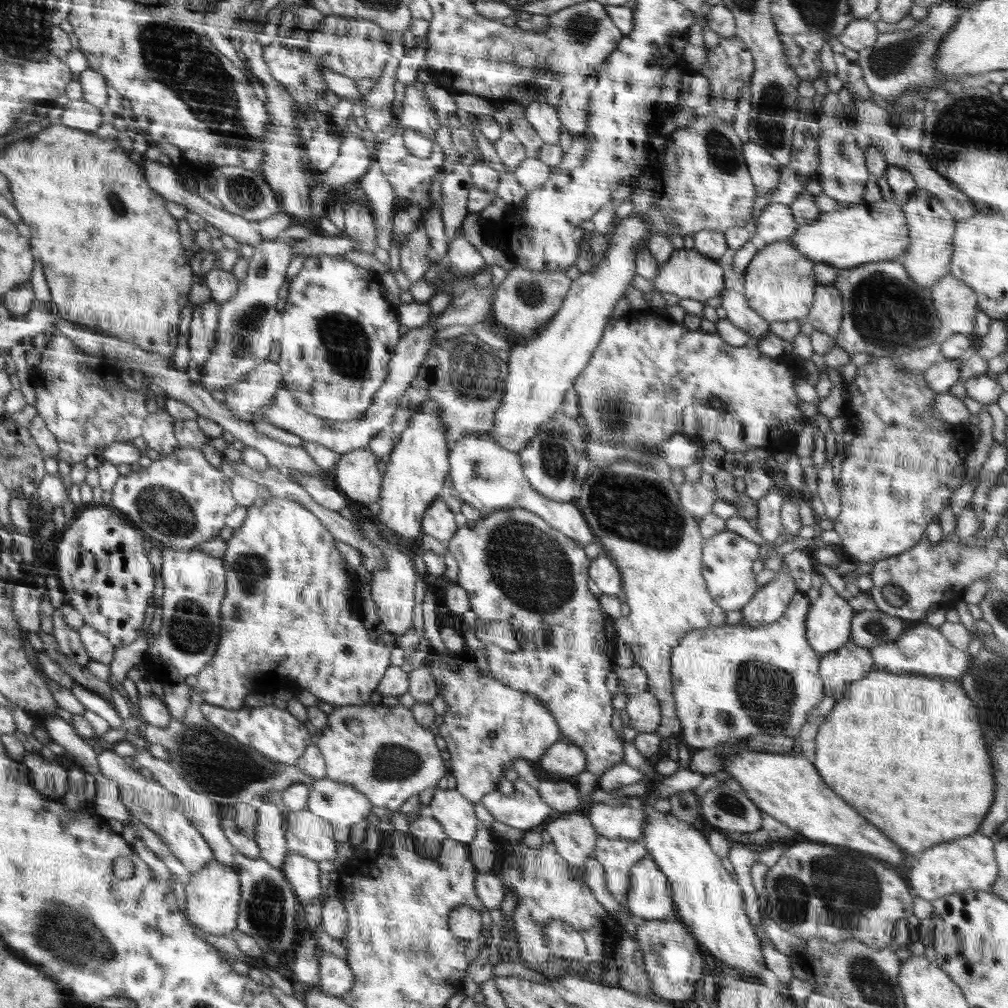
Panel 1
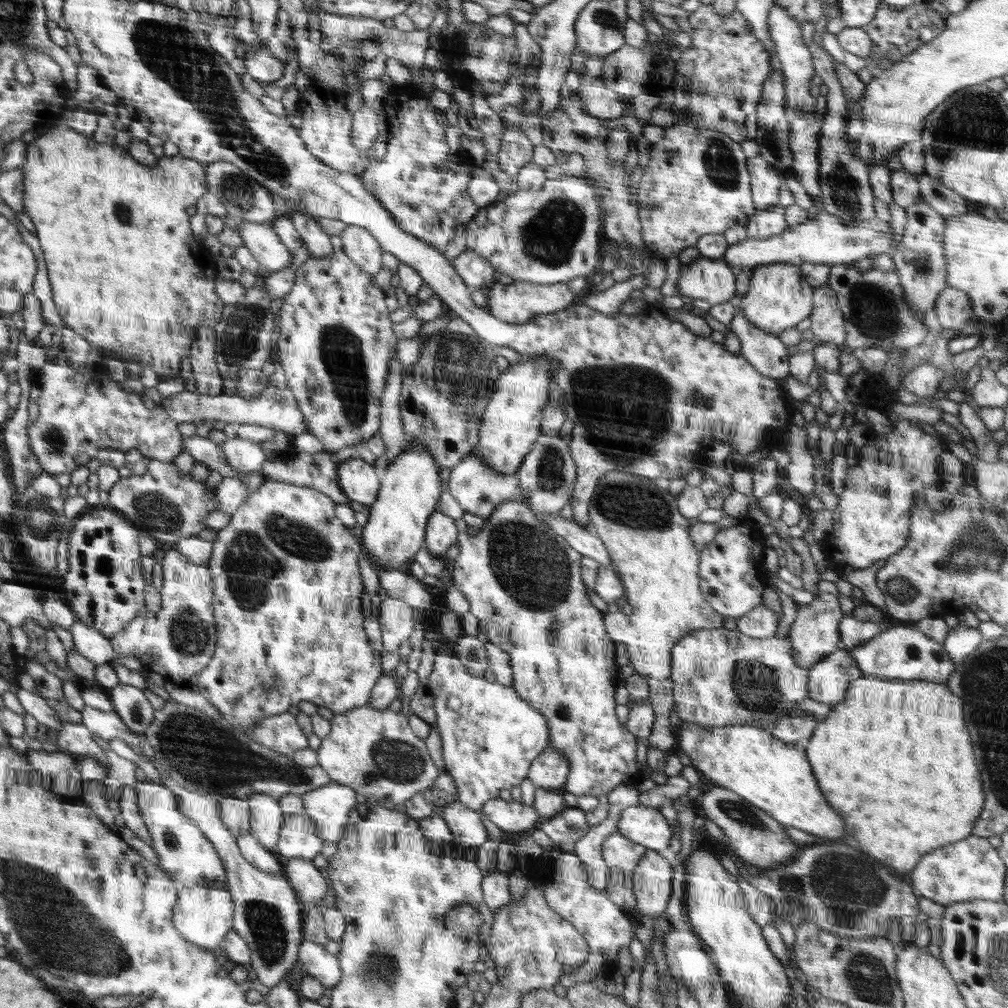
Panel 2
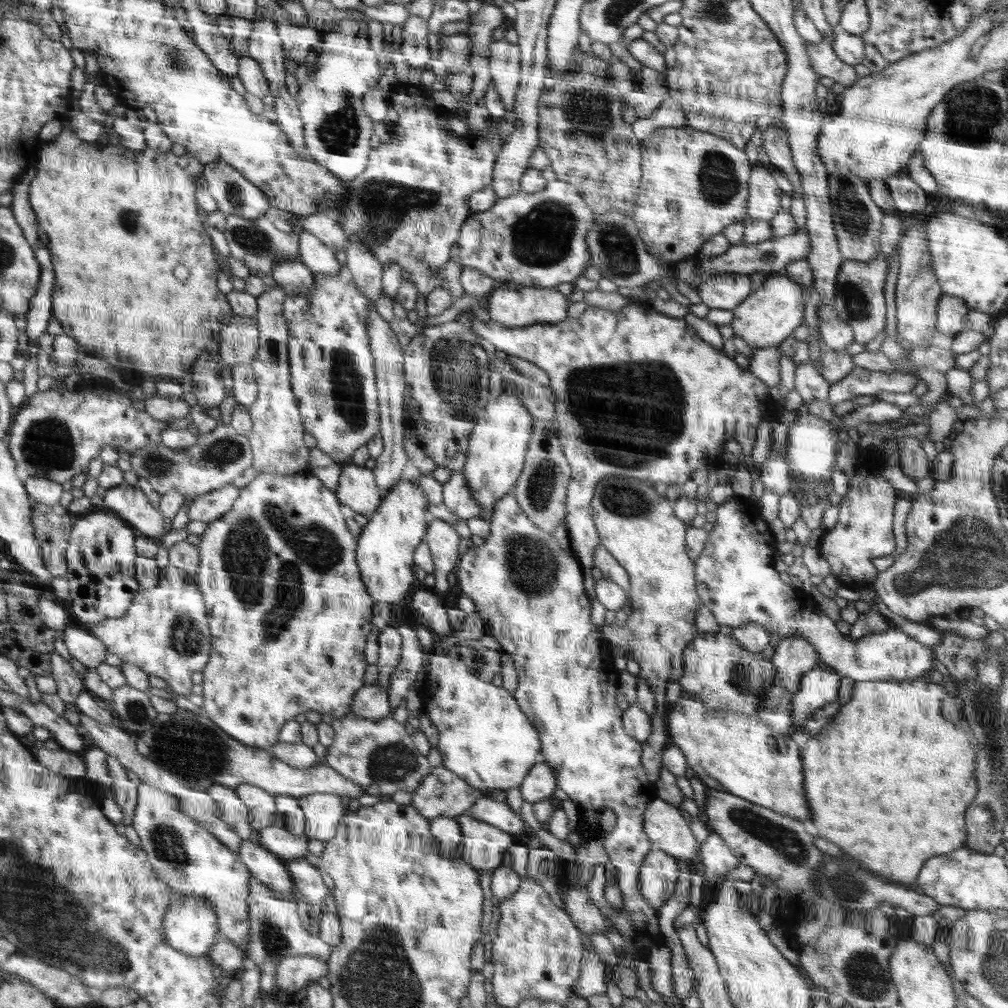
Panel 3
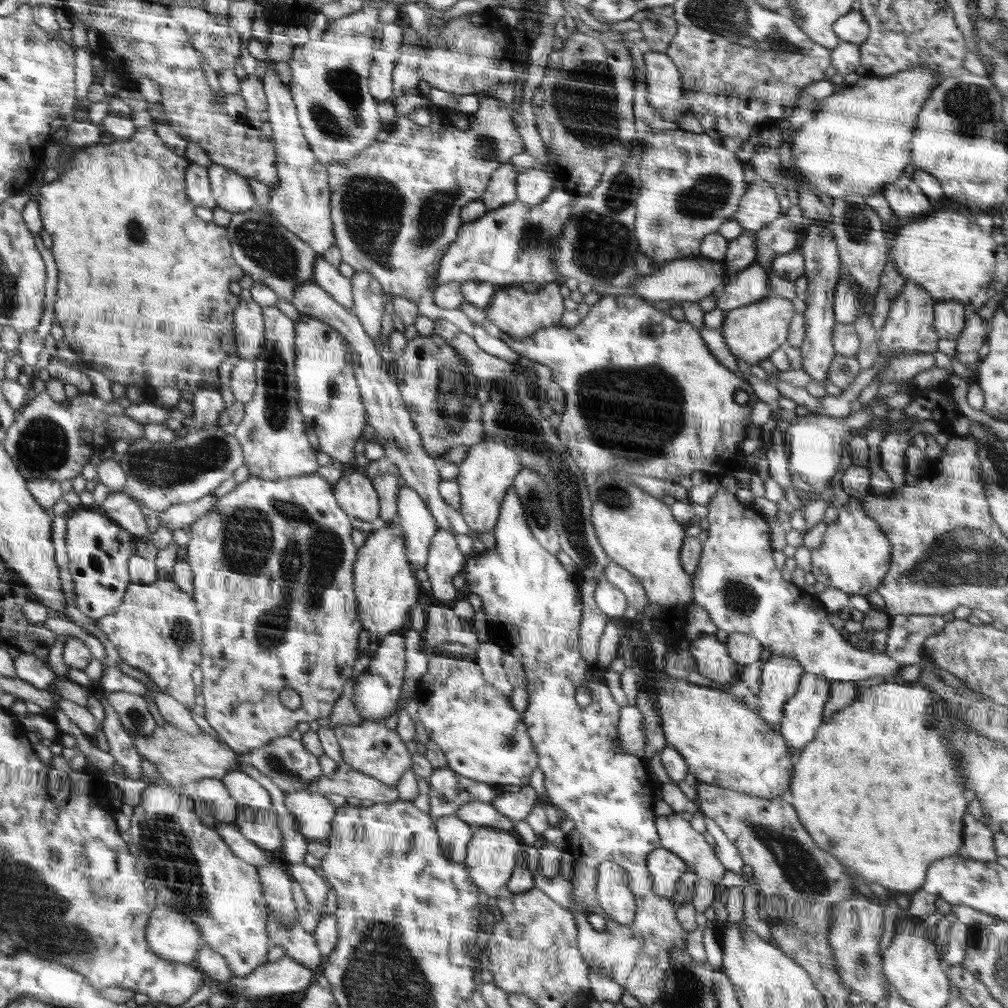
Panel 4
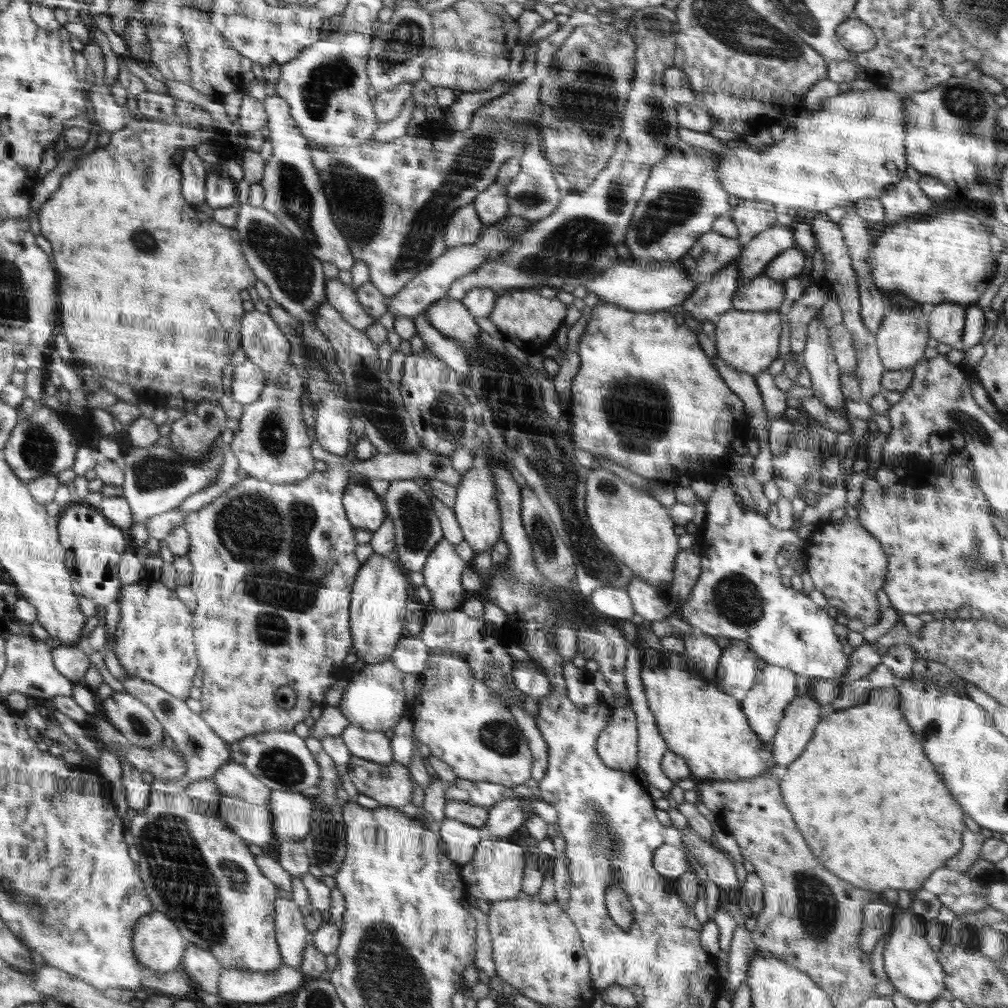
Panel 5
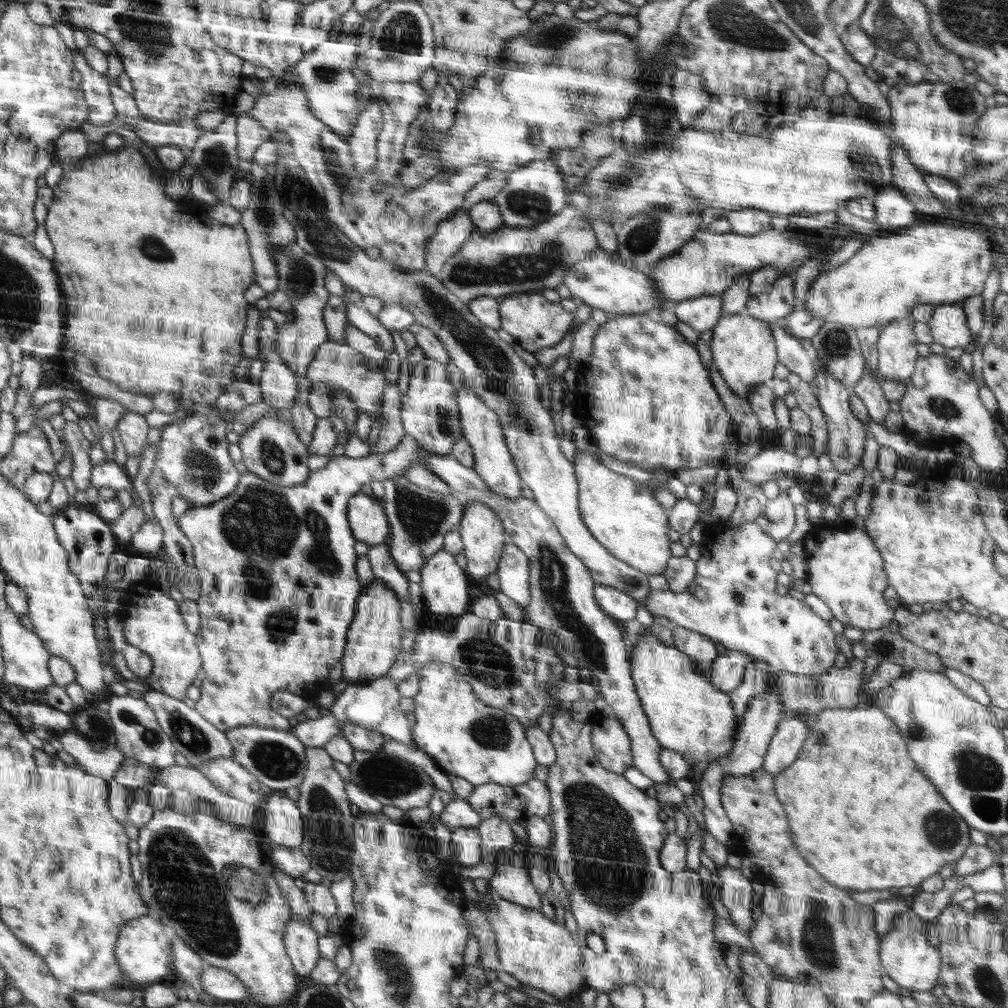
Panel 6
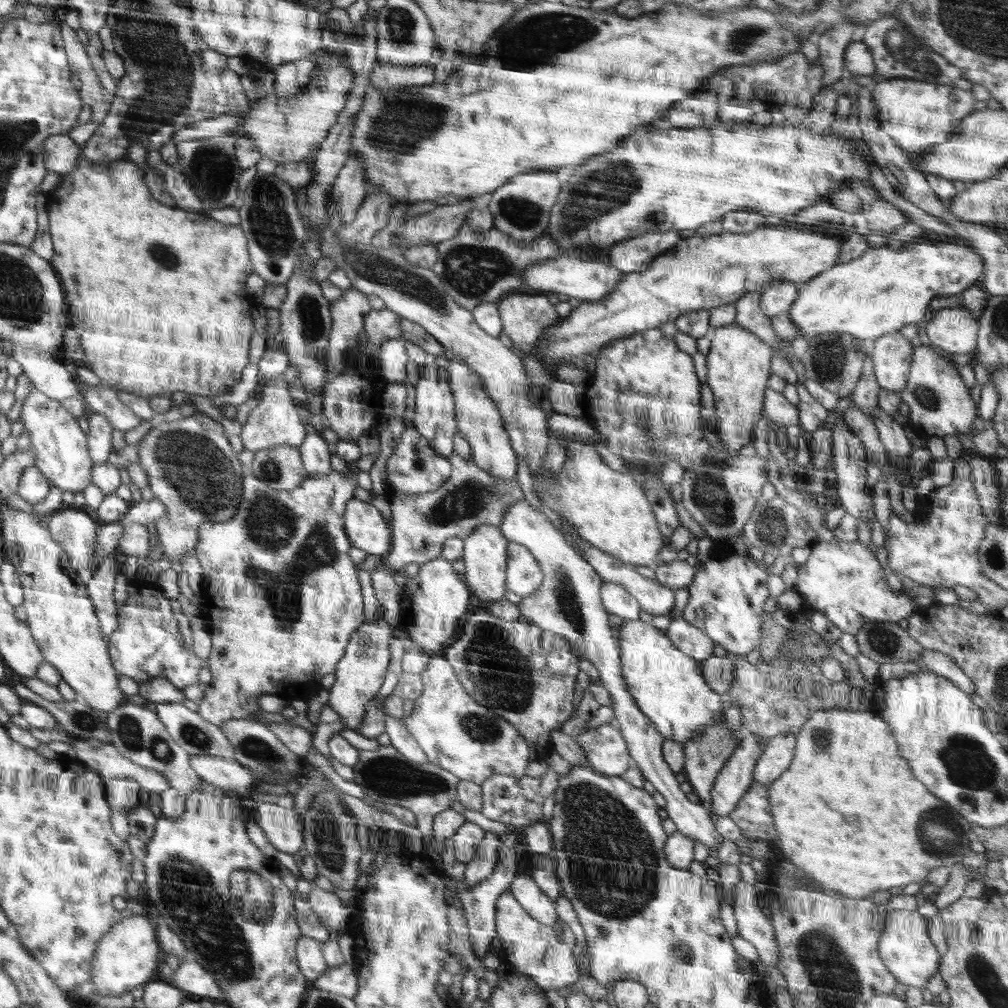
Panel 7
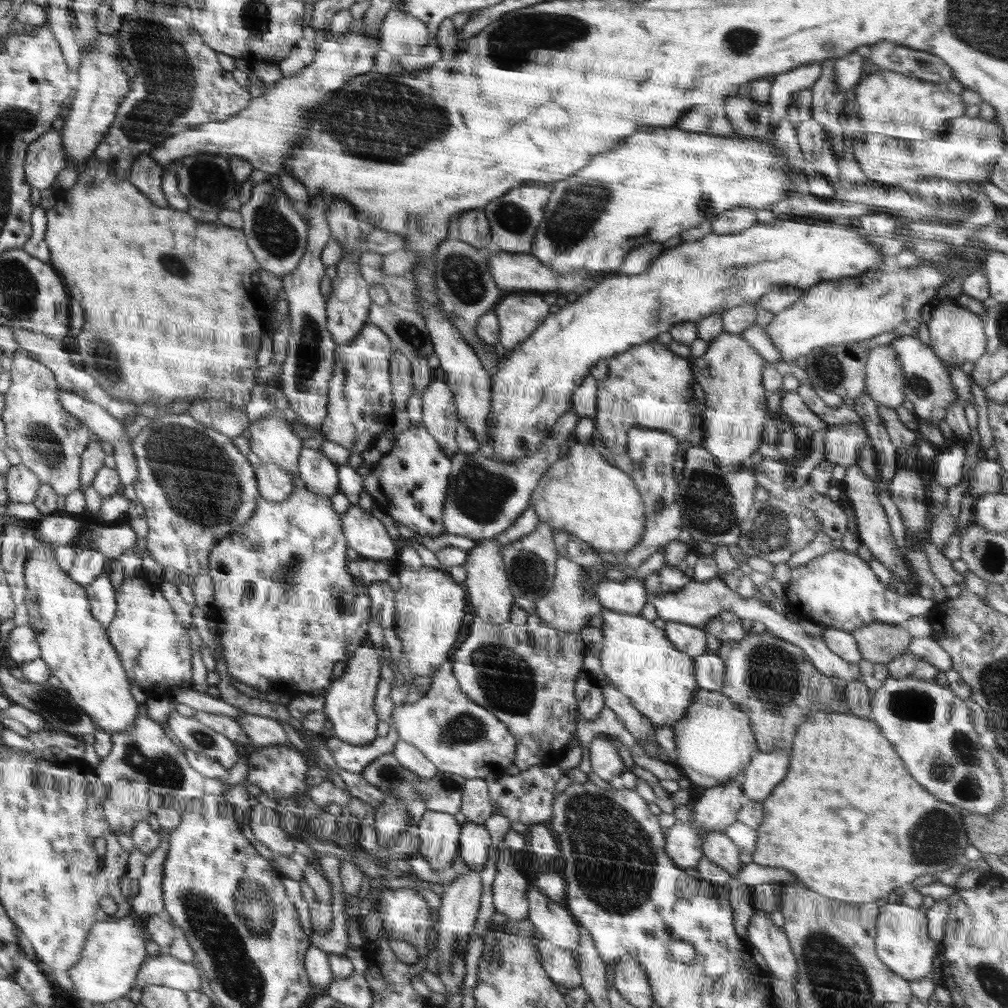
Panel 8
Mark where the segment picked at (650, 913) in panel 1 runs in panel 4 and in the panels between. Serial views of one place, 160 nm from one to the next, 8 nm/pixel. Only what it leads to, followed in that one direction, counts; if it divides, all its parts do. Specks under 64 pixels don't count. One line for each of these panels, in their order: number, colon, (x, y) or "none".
2: (652, 877)
3: (658, 875)
4: (665, 868)

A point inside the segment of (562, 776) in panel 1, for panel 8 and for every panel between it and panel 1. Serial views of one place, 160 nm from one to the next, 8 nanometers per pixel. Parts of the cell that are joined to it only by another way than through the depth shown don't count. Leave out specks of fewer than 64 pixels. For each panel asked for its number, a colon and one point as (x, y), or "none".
2: (549, 770)
3: (540, 782)
4: (516, 806)
5: (505, 817)
6: (495, 832)
7: (486, 857)
8: (460, 903)

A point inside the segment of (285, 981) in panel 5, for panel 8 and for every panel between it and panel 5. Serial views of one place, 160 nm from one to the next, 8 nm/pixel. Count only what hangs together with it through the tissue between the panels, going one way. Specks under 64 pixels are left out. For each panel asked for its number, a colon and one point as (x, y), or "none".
6: (221, 984)
7: (190, 977)
8: (165, 970)

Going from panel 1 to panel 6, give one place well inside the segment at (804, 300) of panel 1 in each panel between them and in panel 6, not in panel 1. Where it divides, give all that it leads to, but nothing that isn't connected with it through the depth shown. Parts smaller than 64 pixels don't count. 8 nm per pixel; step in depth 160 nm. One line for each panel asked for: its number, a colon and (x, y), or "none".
2: (778, 299)
3: (768, 316)
4: (753, 332)
5: (748, 341)
6: (743, 348)

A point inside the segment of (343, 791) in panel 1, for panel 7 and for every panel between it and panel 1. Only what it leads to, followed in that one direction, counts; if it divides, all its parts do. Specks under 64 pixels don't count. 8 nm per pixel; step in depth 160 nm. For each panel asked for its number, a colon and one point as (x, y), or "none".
2: (329, 806)
3: (323, 811)
4: (313, 813)
5: (291, 813)
6: (284, 826)
7: (281, 825)

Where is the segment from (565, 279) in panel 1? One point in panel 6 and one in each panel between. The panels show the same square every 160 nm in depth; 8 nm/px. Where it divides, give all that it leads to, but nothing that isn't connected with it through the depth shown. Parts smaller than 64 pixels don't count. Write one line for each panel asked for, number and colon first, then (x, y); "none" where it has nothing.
2: (518, 303)
3: (526, 306)
4: (515, 311)
5: (524, 316)
6: (535, 323)

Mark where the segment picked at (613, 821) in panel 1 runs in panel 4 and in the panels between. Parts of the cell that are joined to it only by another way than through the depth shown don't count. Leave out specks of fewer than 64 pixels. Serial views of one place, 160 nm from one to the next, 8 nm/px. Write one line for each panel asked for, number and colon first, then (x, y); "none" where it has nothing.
2: (645, 825)
3: (666, 828)
4: (676, 834)

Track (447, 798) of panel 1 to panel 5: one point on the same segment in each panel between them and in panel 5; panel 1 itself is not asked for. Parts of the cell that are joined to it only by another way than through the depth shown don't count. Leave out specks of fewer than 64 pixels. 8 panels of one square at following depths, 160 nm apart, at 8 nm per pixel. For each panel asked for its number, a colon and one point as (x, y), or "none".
2: (467, 828)
3: (485, 847)
4: (491, 854)
5: (495, 873)

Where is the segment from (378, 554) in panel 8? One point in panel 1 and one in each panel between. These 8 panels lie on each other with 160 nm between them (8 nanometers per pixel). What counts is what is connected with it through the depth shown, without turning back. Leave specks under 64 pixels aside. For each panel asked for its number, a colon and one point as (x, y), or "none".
1: (356, 475)
2: (357, 479)
3: (357, 490)
4: (355, 493)
5: (363, 508)
6: (367, 518)
7: (366, 528)

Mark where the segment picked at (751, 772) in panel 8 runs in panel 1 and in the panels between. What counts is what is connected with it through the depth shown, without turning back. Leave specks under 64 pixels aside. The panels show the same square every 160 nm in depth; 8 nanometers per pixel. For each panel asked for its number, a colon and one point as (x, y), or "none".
1: (837, 669)
2: (828, 680)
3: (818, 687)
4: (803, 714)
5: (794, 731)
6: (785, 746)
7: (778, 752)

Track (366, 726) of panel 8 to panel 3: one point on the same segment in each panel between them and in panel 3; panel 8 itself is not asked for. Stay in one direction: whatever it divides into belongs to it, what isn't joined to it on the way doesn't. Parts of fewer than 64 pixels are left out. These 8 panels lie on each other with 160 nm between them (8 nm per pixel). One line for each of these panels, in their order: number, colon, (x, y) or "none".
3: (394, 531)
4: (384, 580)
5: (379, 606)
6: (374, 643)
7: (361, 672)

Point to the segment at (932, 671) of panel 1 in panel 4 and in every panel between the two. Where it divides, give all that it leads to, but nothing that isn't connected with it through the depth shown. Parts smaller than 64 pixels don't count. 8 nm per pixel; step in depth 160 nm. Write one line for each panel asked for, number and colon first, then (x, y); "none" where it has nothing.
2: (902, 653)
3: (735, 578)
4: (736, 581)

